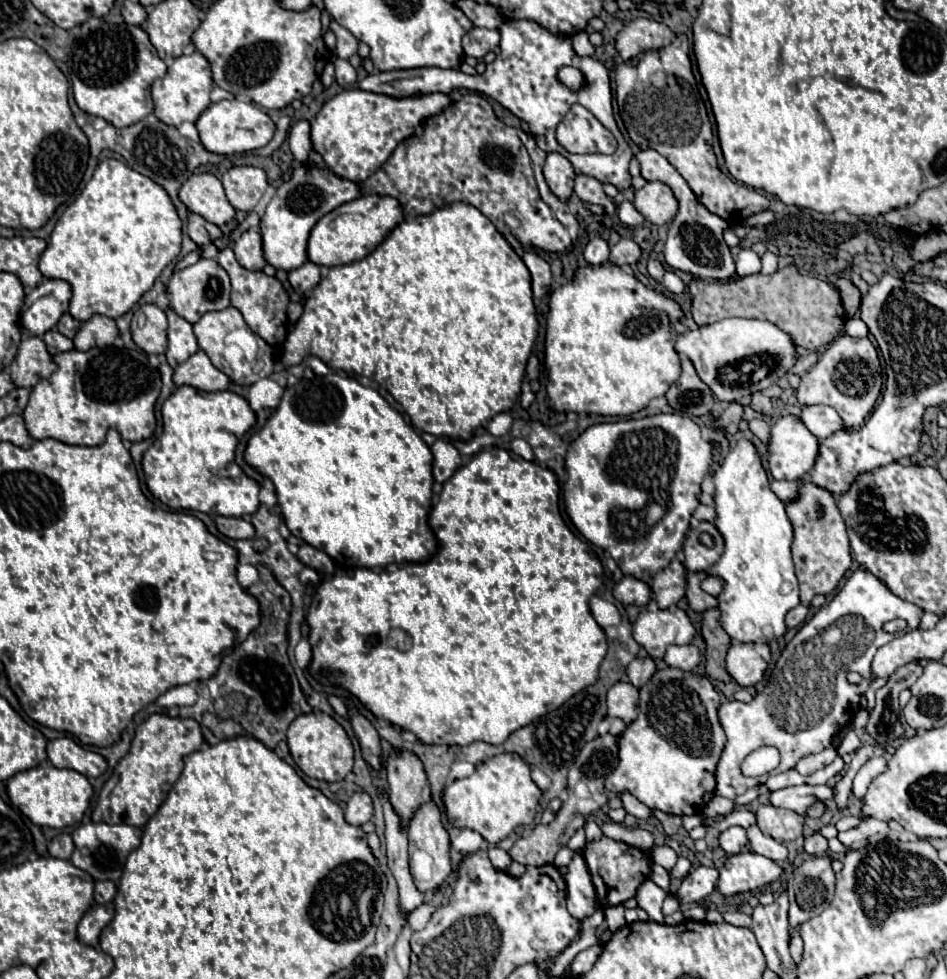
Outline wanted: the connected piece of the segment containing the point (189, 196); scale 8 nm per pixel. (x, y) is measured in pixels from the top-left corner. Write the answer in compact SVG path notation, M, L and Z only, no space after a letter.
M211 173L191 175L179 189L179 199L191 213L197 213L205 221L219 227L235 217L235 209L227 203L223 185Z

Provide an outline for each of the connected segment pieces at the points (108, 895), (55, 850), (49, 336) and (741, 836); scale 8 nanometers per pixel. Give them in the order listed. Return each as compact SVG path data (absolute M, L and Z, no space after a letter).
M97 881L97 883L95 883L95 893L93 893L95 903L105 905L105 903L113 901L115 891L117 891L117 885L115 885L115 883L111 883L111 881Z
M61 833L61 835L57 835L57 837L53 837L51 841L49 841L49 853L53 855L53 857L57 857L57 859L69 859L71 857L71 853L73 853L73 841L71 841L71 835L67 835L67 833Z
M55 327L49 329L49 331L43 335L43 341L45 341L45 345L47 345L49 355L57 355L57 353L63 353L63 351L71 351L71 349L73 349L73 341L71 341L69 337L61 335L59 331L55 331Z
M729 827L719 835L719 845L723 847L723 851L727 851L729 855L739 853L741 849L745 849L747 845L747 835L743 827Z

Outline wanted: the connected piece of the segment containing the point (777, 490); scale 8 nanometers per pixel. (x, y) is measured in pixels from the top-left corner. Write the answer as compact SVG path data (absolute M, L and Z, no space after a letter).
M771 481L771 491L781 499L781 501L791 501L795 499L799 489L799 481Z

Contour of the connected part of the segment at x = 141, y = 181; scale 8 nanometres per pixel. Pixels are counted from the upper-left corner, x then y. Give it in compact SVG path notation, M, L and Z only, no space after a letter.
M103 159L81 195L61 213L47 241L47 249L39 259L39 271L47 279L63 279L71 285L73 295L69 301L69 313L73 319L87 321L95 313L117 319L153 287L153 281L179 255L179 251L181 221L167 191L125 163L117 159Z

